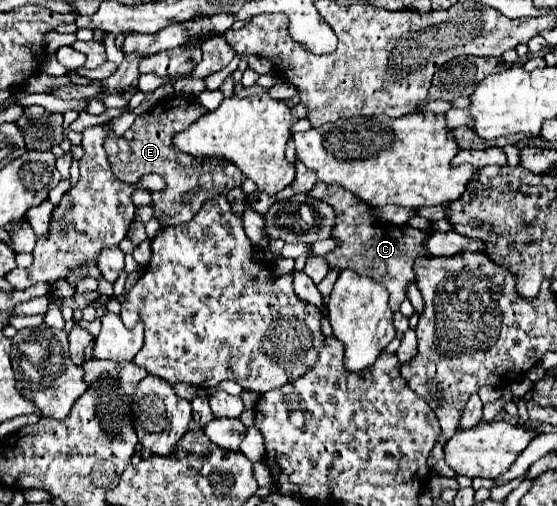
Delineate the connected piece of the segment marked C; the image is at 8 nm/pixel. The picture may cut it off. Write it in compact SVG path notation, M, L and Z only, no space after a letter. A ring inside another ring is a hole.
M316 183L308 195L322 199L336 209L338 219L336 219L336 227L332 229L332 237L338 241L338 247L326 255L328 263L338 269L350 267L358 275L366 275L366 277L378 281L380 285L384 285L386 291L390 293L390 309L398 311L400 303L406 299L406 285L408 285L408 281L414 279L414 275L412 275L414 259L428 255L428 251L424 249L426 231L412 229L408 225L396 227L396 225L376 221L368 213L366 203L362 203L358 197L354 197L352 193L348 193L336 185Z

